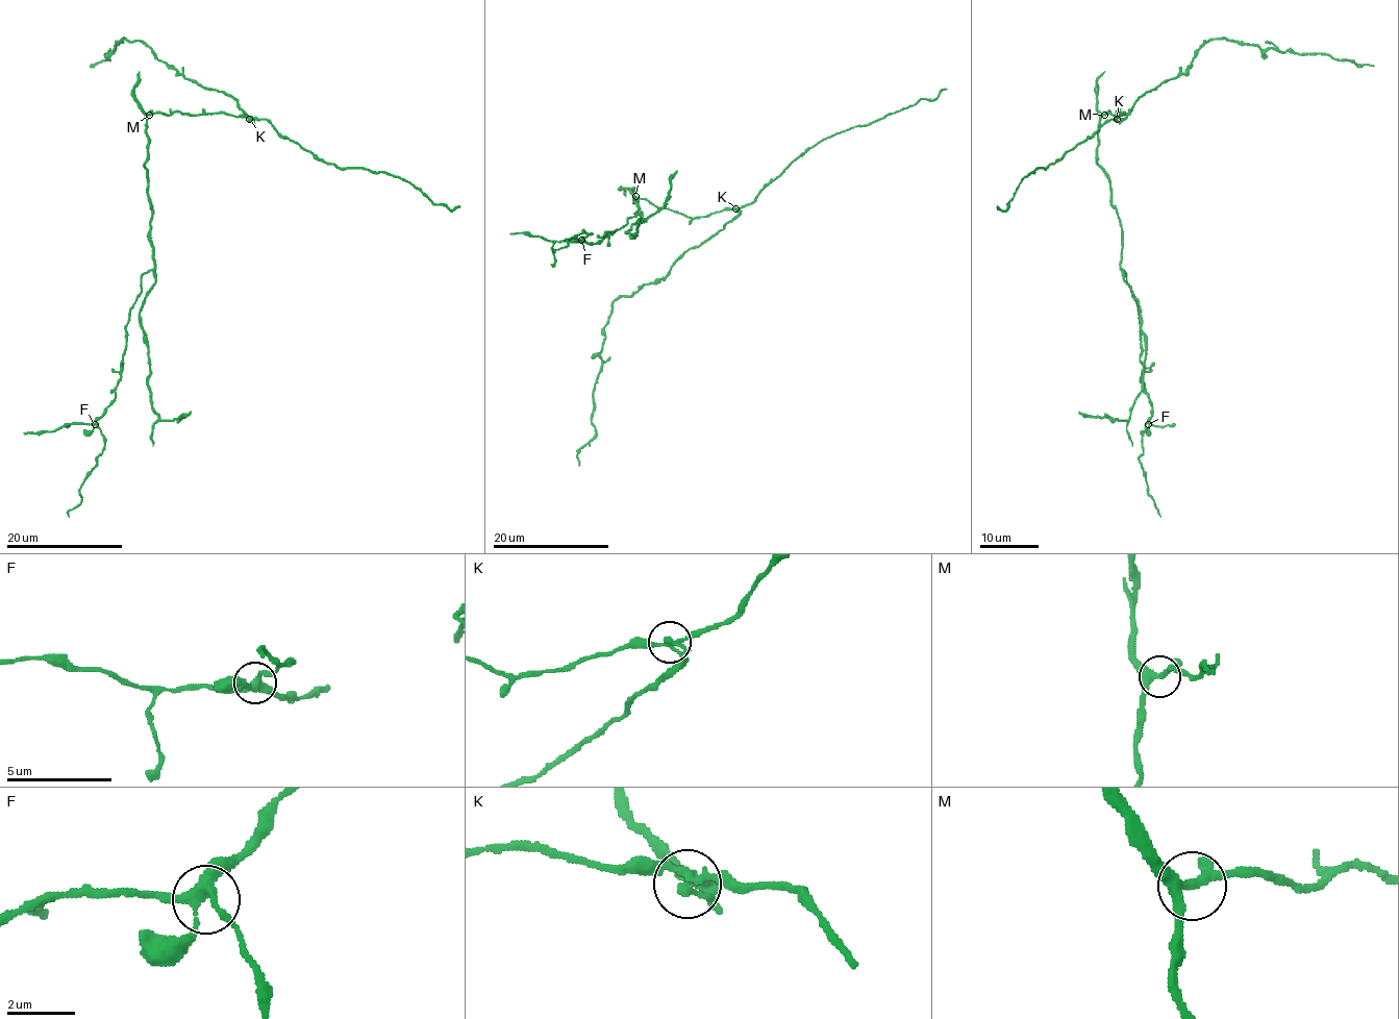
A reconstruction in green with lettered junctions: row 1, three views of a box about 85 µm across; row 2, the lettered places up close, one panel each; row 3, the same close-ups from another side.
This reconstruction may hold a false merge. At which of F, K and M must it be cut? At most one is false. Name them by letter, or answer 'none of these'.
K

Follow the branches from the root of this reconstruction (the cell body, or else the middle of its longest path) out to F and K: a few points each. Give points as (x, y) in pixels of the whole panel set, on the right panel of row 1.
F: (1107, 114), (1097, 163), (1109, 183), (1122, 228), (1120, 267), (1139, 312), (1141, 381), (1152, 406), (1148, 424)
K: (1107, 114), (1126, 114), (1117, 119)

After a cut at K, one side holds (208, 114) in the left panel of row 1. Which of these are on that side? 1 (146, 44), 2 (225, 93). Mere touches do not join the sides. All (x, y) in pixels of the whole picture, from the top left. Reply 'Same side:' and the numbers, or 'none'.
Same side: none

